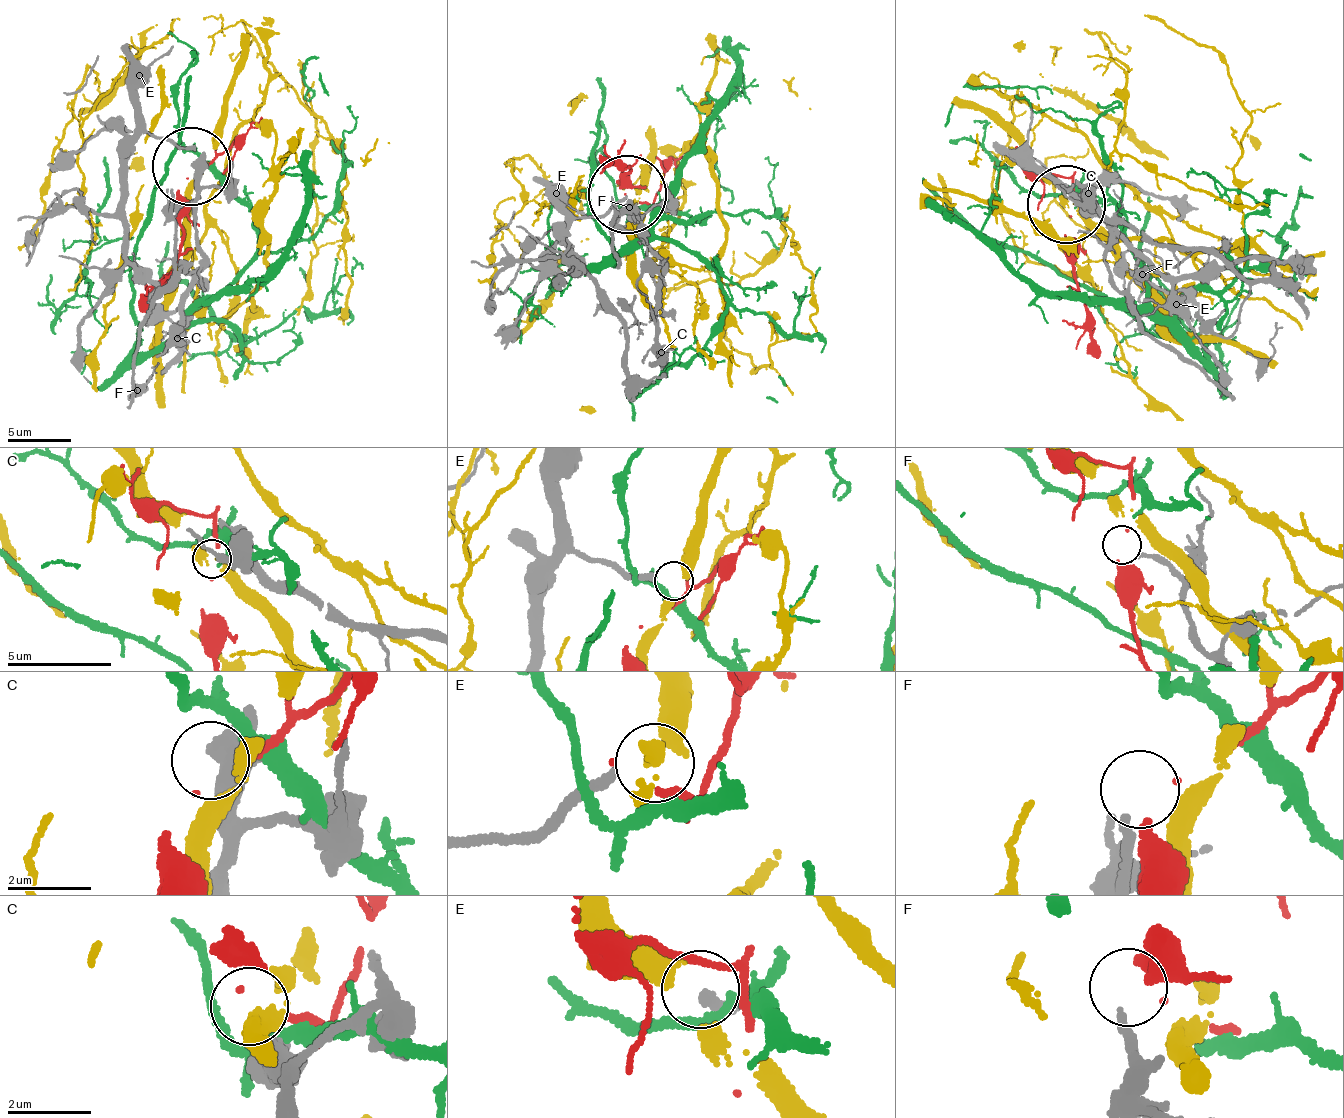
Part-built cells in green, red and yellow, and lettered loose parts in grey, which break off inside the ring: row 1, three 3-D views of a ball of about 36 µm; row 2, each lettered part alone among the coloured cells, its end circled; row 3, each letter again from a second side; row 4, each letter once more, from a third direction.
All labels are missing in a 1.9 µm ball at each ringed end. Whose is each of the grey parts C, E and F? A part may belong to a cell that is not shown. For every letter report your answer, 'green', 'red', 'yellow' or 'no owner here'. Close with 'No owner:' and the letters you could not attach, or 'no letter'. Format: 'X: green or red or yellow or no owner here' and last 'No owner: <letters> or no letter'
C: no owner here
E: no owner here
F: no owner here
No owner: C, E, F

